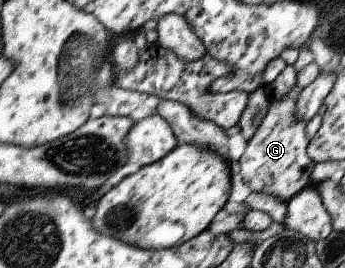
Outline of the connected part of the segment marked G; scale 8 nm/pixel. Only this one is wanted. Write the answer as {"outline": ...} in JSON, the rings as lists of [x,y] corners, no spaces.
{"outline":[[[296,83],[284,97],[270,101],[267,108],[269,111],[263,117],[255,135],[247,143],[247,149],[239,160],[239,167],[243,182],[251,192],[268,194],[288,202],[312,182],[310,176],[315,164],[308,155],[308,123],[296,113],[301,91]]]}

